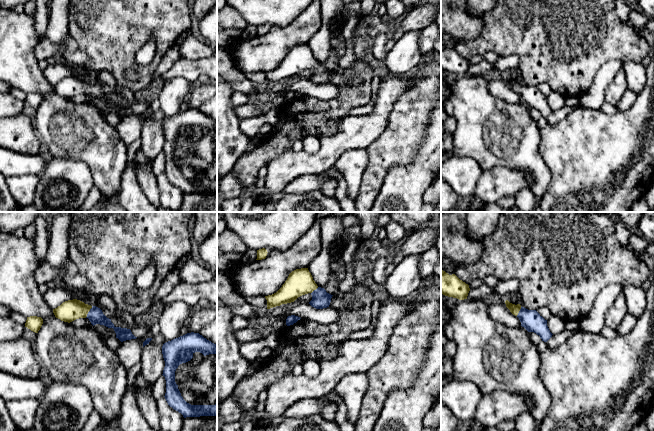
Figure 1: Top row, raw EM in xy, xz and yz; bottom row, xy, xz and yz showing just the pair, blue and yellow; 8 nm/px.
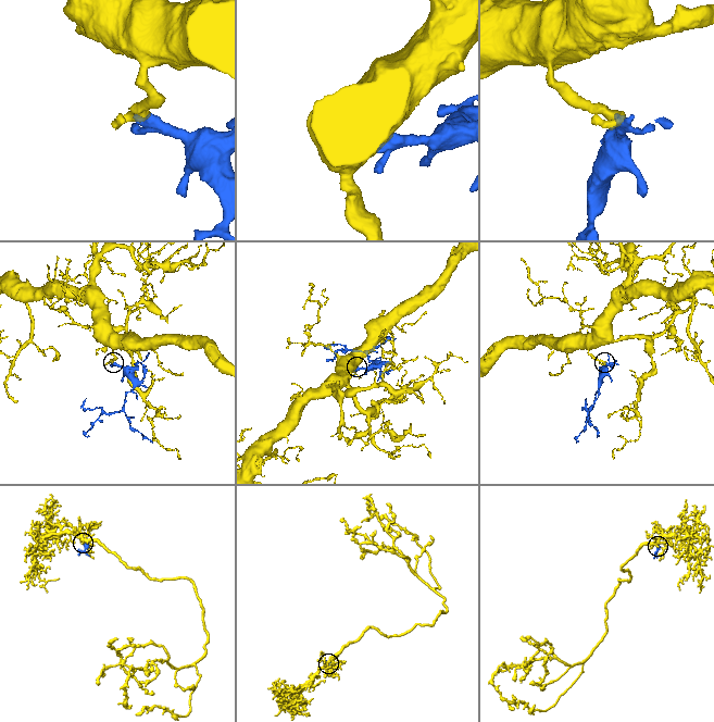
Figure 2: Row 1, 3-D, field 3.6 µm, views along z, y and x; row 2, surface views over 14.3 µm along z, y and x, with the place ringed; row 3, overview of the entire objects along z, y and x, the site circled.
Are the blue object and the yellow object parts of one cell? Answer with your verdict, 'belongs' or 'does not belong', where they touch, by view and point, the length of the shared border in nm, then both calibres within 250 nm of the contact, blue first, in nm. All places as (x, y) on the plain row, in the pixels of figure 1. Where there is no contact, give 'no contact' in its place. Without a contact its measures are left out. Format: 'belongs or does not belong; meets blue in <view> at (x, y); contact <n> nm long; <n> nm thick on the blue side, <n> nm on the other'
belongs; meets blue in xy at (88, 88); contact 110 nm long; 120 nm thick on the blue side, 170 nm on the other

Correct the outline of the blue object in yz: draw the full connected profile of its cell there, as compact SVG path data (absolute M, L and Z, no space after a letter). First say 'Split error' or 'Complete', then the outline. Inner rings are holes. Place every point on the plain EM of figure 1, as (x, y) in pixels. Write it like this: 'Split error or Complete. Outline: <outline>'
Split error. Outline: M508 76L505 77L505 80L510 88L519 94L521 102L528 108L536 109L544 118L547 118L552 113L553 110L547 102L547 96L545 96L536 86L528 86L520 80L515 81Z

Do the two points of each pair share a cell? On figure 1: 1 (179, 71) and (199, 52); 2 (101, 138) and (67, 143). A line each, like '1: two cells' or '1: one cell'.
1: two cells
2: one cell

